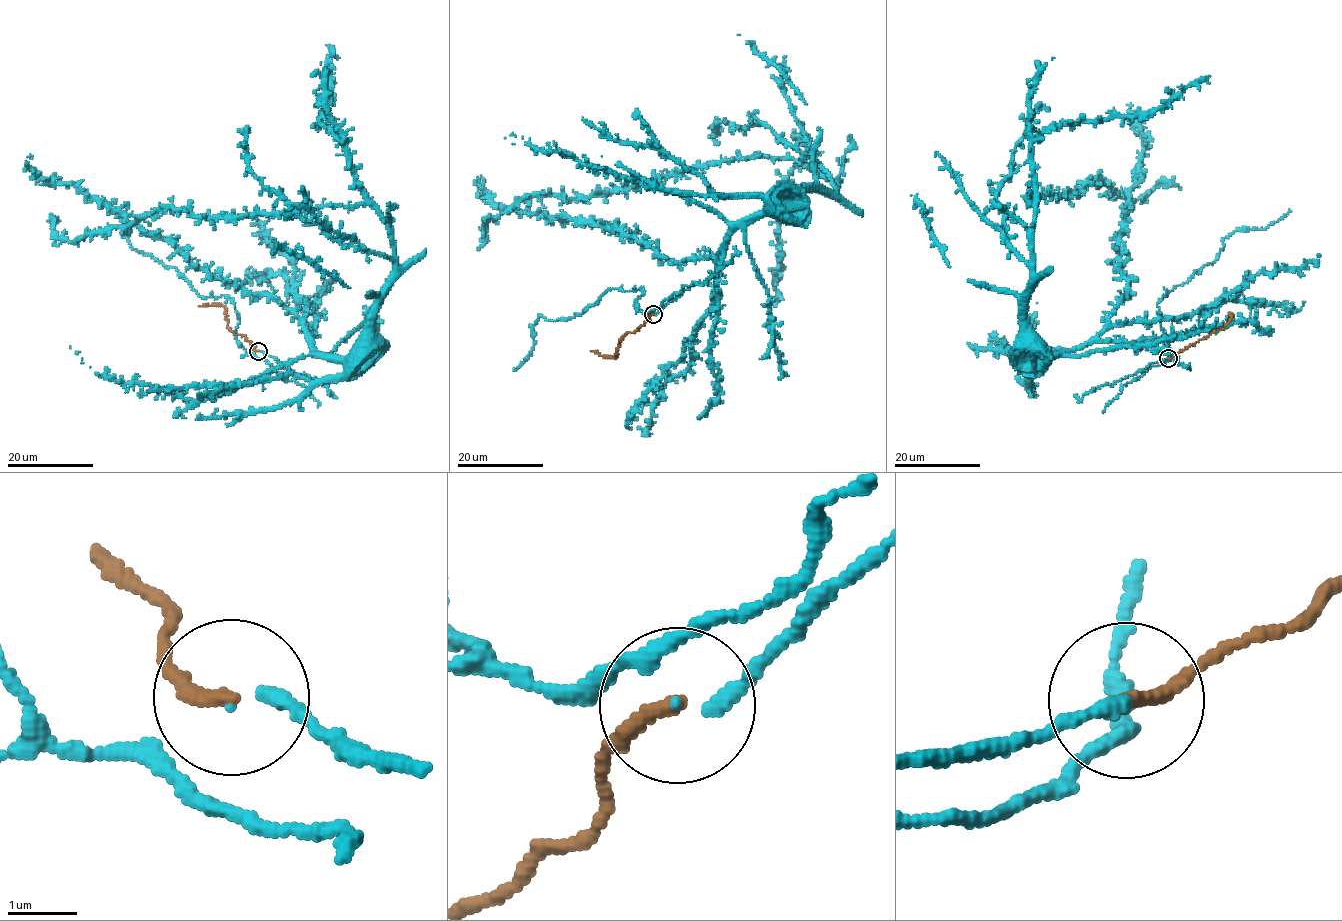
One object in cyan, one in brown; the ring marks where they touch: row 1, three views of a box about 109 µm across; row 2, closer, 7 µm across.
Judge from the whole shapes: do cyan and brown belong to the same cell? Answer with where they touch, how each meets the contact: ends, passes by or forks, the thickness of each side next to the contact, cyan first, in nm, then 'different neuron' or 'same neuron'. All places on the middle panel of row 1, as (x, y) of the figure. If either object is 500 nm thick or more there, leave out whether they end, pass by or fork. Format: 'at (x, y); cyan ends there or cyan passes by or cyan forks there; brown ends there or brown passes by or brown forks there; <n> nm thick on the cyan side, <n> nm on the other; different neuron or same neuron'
at (653, 314); cyan ends there; brown ends there; 80 nm thick on the cyan side, 220 nm on the other; same neuron

